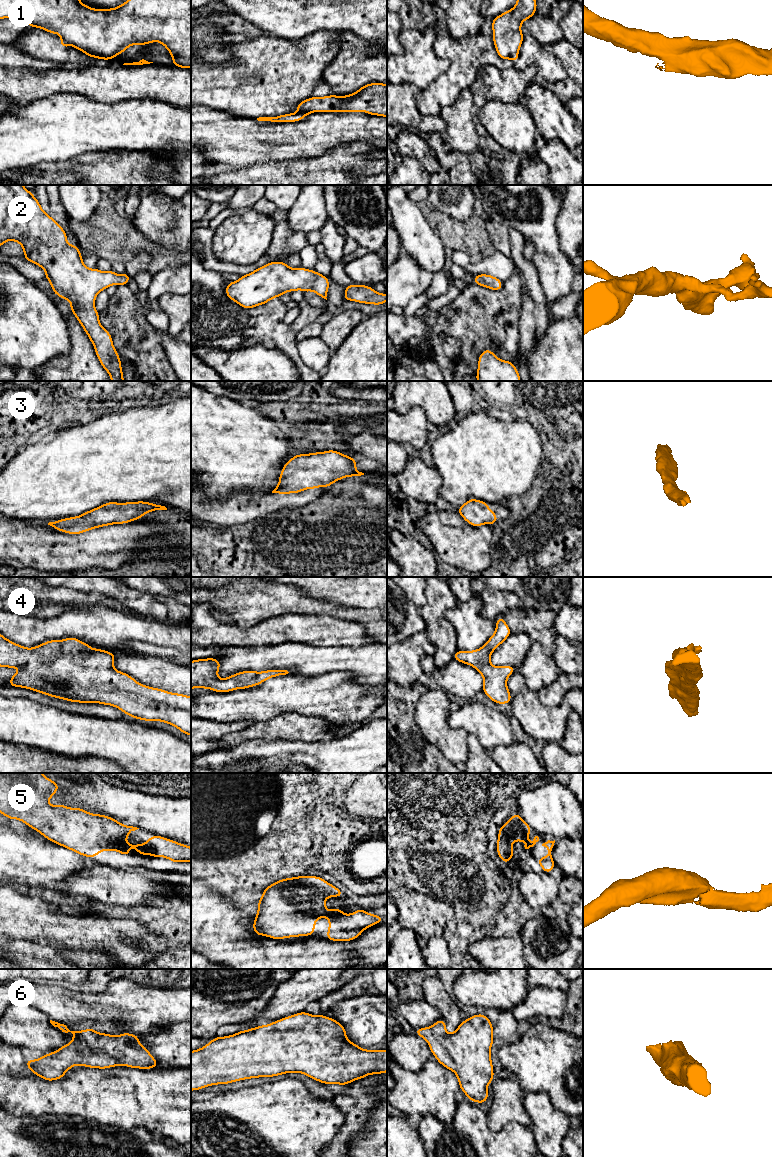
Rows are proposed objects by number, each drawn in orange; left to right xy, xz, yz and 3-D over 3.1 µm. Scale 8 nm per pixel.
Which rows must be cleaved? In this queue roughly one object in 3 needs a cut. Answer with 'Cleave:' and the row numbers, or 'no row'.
Cleave: 1

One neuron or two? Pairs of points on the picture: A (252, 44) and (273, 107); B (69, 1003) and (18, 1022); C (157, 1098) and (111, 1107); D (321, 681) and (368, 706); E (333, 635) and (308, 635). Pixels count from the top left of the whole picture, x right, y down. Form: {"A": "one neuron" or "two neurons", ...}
{"A": "one neuron", "B": "two neurons", "C": "one neuron", "D": "one neuron", "E": "one neuron"}

